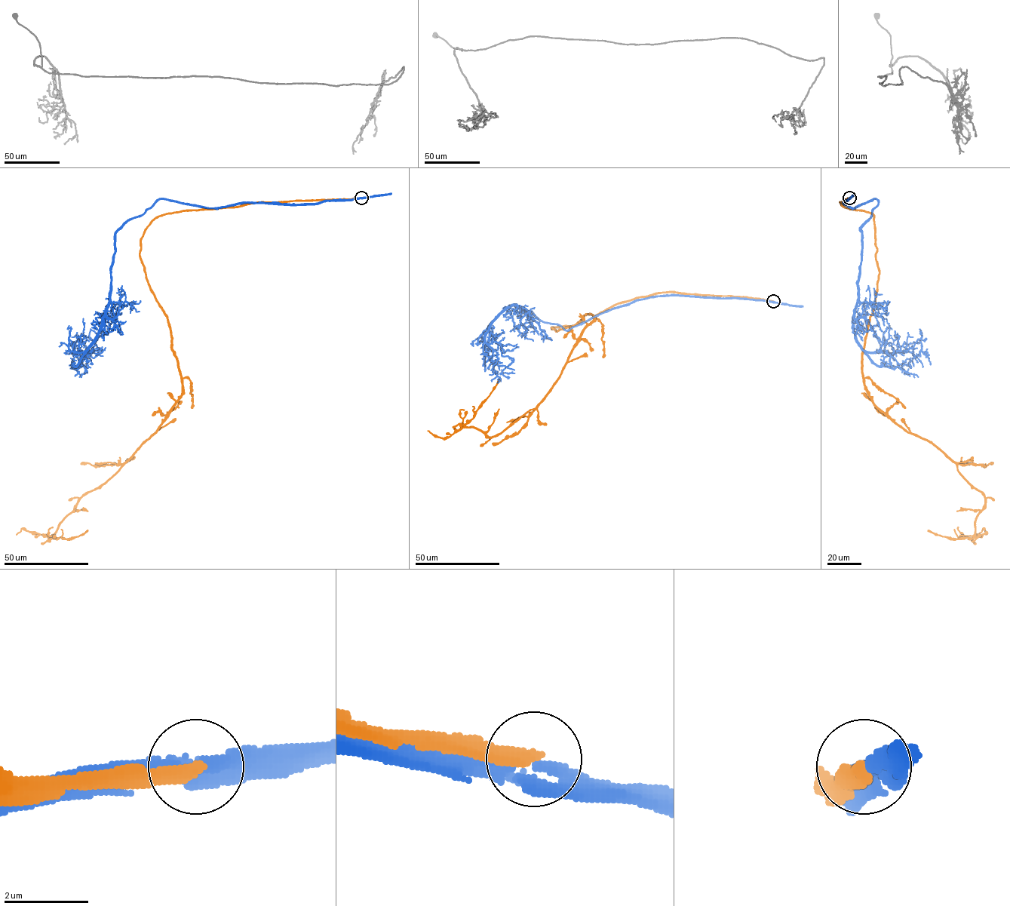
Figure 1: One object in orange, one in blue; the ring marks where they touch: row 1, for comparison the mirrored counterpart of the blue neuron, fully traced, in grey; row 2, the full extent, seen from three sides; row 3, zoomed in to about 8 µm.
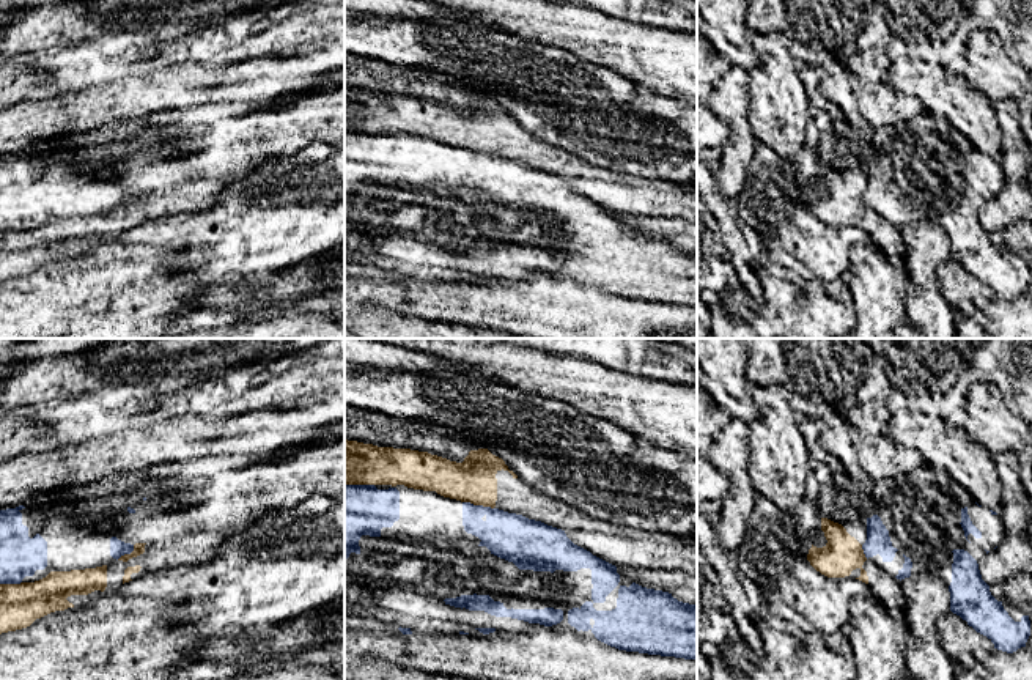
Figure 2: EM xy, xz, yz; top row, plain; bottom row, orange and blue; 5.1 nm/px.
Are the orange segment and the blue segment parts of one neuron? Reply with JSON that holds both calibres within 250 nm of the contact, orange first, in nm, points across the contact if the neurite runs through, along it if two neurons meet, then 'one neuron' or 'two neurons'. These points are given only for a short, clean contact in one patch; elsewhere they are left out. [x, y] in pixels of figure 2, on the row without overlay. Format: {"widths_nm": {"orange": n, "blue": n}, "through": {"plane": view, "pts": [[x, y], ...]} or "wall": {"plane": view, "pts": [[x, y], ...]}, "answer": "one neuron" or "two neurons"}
{"widths_nm": {"orange": 220, "blue": 240}, "wall": {"plane": "xz", "pts": [[463, 148], [493, 156]]}, "answer": "two neurons"}

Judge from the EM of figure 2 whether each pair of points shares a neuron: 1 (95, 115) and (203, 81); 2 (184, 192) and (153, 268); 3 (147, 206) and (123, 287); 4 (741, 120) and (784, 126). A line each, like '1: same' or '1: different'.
1: same
2: different
3: different
4: different

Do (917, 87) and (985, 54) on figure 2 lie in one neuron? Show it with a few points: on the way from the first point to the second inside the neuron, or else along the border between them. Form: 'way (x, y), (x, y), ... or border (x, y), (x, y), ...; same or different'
border (961, 74), (990, 99); different

